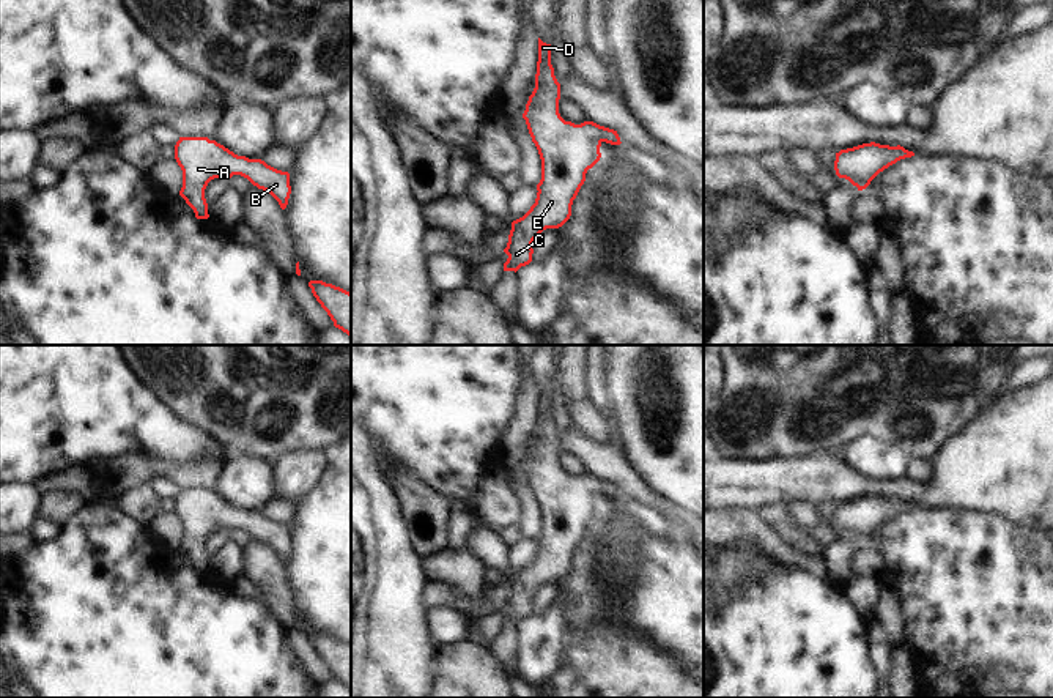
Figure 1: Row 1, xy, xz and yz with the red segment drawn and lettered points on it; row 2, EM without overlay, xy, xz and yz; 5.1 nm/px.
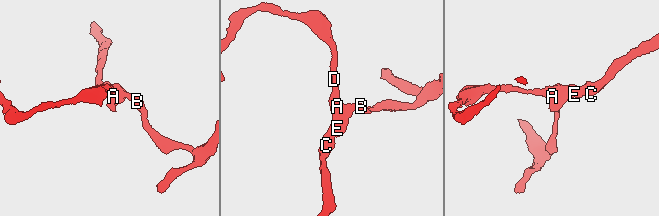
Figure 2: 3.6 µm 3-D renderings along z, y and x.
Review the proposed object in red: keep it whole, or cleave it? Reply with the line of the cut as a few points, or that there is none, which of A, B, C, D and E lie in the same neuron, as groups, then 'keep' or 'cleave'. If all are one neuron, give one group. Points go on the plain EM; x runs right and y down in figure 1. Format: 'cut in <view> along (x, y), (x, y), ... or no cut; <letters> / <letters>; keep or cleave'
no cut; A B C D E; keep

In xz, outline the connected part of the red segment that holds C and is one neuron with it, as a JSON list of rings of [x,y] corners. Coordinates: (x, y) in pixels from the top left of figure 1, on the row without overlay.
[[[538,391],[535,441],[523,471],[541,512],[541,533],[530,562],[512,575],[504,624],[518,624],[532,614],[532,596],[546,581],[562,580],[586,526],[601,511],[603,495],[620,498],[617,484],[593,474],[575,477],[559,466],[560,436],[551,418],[551,397]]]

